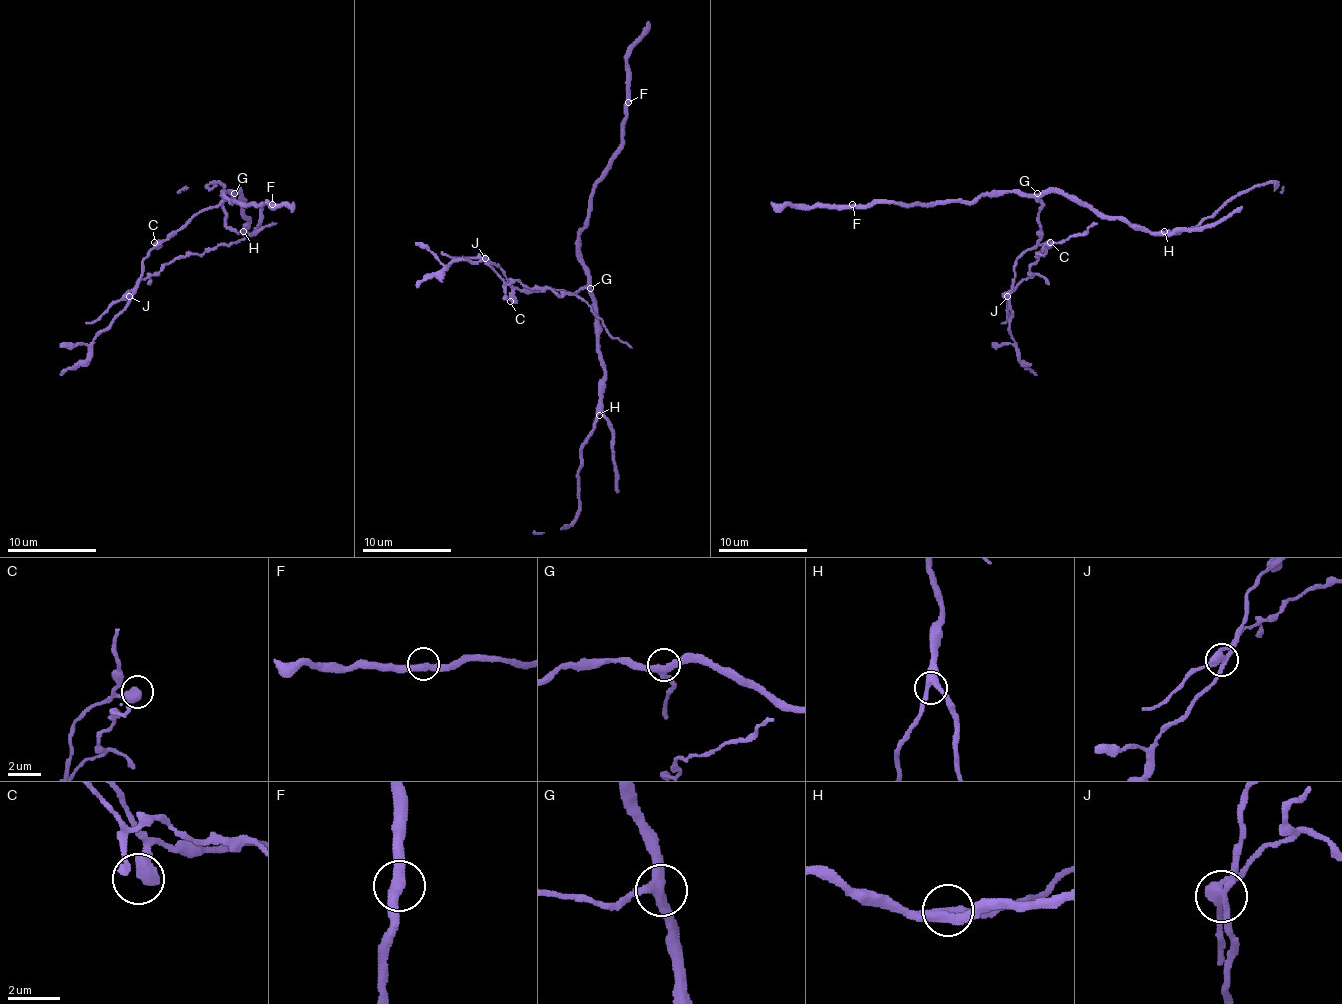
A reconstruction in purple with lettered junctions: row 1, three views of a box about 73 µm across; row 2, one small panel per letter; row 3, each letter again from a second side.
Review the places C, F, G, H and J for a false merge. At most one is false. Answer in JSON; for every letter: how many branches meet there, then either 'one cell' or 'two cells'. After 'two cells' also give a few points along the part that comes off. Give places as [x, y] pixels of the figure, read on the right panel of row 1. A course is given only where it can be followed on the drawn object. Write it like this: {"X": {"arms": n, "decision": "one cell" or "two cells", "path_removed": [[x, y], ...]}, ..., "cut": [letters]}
{"C": {"arms": 1, "decision": "one cell"}, "F": {"arms": 2, "decision": "one cell"}, "G": {"arms": 3, "decision": "one cell"}, "H": {"arms": 3, "decision": "one cell"}, "J": {"arms": 3, "decision": "two cells", "path_removed": [[1008, 296], [1024, 278], [1033, 274], [1030, 267], [1037, 254], [1044, 254], [1044, 245], [1079, 236], [1097, 222]]}, "cut": ["J"]}

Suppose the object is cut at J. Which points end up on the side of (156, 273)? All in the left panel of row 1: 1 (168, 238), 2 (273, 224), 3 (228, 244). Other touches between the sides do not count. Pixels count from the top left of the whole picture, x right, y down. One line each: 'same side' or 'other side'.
1: other side
2: same side
3: same side

